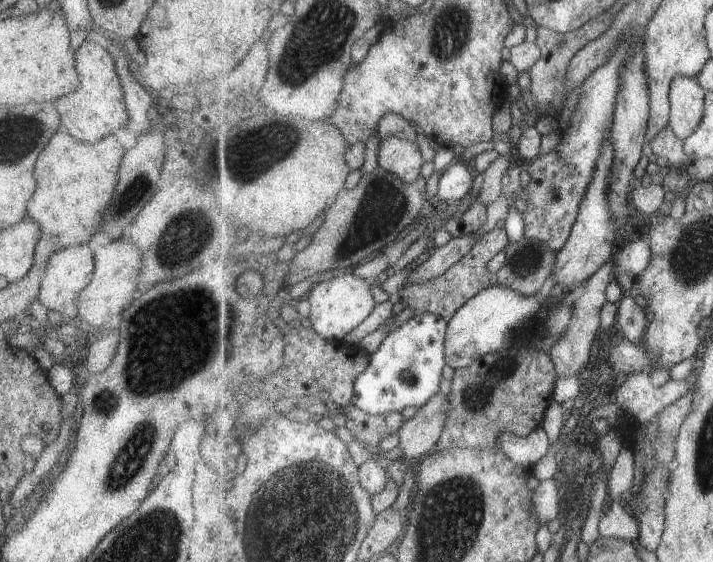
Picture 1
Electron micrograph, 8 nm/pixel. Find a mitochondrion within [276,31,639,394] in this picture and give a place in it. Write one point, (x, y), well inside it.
(540, 323)

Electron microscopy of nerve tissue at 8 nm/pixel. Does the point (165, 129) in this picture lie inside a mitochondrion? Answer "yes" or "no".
no

